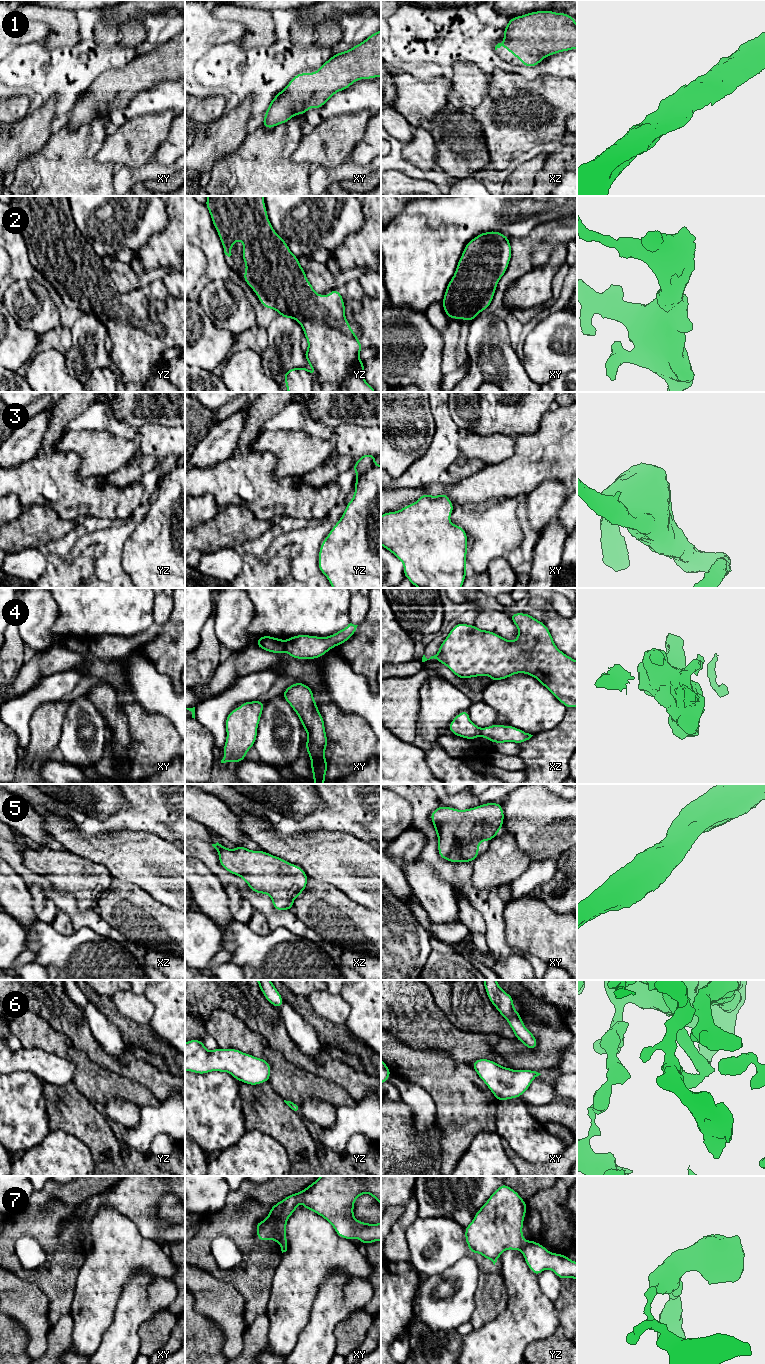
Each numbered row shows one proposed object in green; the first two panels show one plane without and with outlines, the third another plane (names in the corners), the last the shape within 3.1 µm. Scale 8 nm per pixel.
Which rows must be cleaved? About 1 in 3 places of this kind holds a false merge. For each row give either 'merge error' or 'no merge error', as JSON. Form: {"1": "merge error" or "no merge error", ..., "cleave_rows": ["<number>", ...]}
{"1": "no merge error", "2": "no merge error", "3": "no merge error", "4": "merge error", "5": "no merge error", "6": "no merge error", "7": "merge error", "cleave_rows": ["4", "7"]}

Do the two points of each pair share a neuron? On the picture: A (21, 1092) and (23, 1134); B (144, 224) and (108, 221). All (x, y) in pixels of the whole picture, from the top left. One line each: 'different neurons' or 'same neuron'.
A: same neuron
B: same neuron

